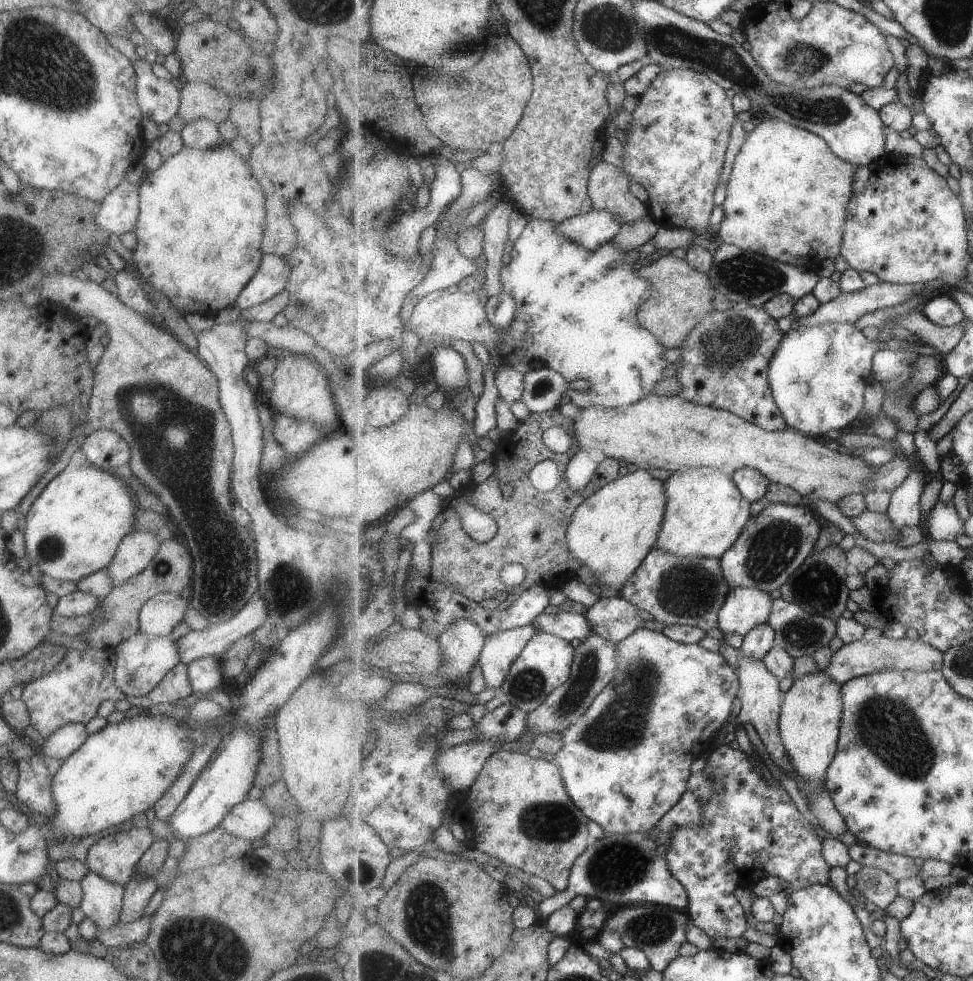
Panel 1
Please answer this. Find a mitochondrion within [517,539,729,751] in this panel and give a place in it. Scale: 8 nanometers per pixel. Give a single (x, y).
(685, 591)

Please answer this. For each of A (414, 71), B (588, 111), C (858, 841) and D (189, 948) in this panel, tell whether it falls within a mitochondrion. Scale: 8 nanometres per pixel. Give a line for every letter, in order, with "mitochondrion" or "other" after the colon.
A: other
B: other
C: other
D: mitochondrion

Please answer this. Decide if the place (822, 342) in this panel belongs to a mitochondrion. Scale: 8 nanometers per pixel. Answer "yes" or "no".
no

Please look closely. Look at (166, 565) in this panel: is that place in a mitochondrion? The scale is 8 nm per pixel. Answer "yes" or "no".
yes

